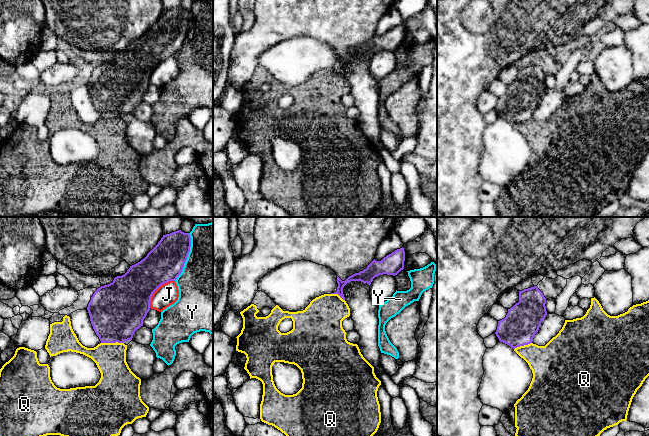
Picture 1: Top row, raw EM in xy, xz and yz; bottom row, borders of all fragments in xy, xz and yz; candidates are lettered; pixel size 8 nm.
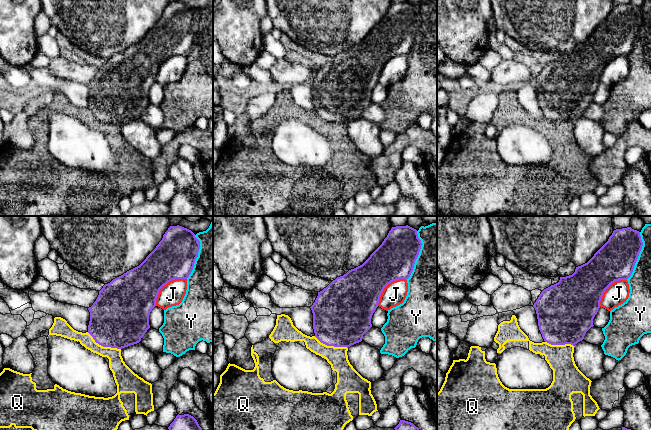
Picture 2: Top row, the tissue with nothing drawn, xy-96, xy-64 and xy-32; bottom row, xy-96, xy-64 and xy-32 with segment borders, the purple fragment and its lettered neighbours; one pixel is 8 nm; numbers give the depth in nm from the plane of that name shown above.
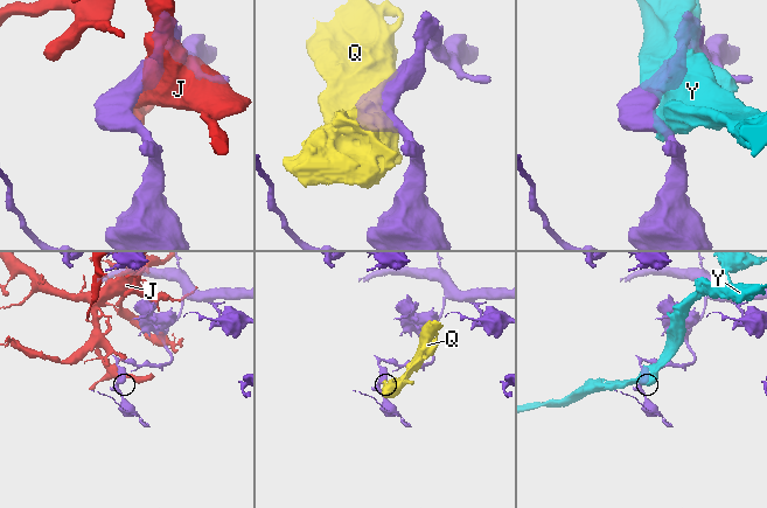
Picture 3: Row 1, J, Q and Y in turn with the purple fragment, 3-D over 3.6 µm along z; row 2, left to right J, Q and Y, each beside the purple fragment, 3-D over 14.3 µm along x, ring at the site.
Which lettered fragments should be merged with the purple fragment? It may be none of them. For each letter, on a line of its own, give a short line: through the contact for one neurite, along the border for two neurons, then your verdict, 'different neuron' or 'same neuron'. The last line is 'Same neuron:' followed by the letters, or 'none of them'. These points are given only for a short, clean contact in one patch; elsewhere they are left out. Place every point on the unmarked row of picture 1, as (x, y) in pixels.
J: different neuron
Q: line xy (123, 118), (101, 119); different neuron
Y: different neuron
Same neuron: none of them

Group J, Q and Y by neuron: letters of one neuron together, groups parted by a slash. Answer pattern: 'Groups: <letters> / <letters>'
Groups: J / Q / Y

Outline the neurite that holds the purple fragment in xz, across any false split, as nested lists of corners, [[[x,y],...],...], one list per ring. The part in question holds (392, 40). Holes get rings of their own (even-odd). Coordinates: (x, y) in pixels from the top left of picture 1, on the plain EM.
[[[403,23],[387,31],[381,37],[376,37],[374,35],[366,45],[349,52],[345,57],[342,57],[337,52],[337,67],[331,70],[338,70],[343,76],[345,76],[343,64],[347,59],[351,57],[361,57],[370,62],[373,55],[379,51],[397,51],[401,46],[404,45],[404,37],[405,27]]]

